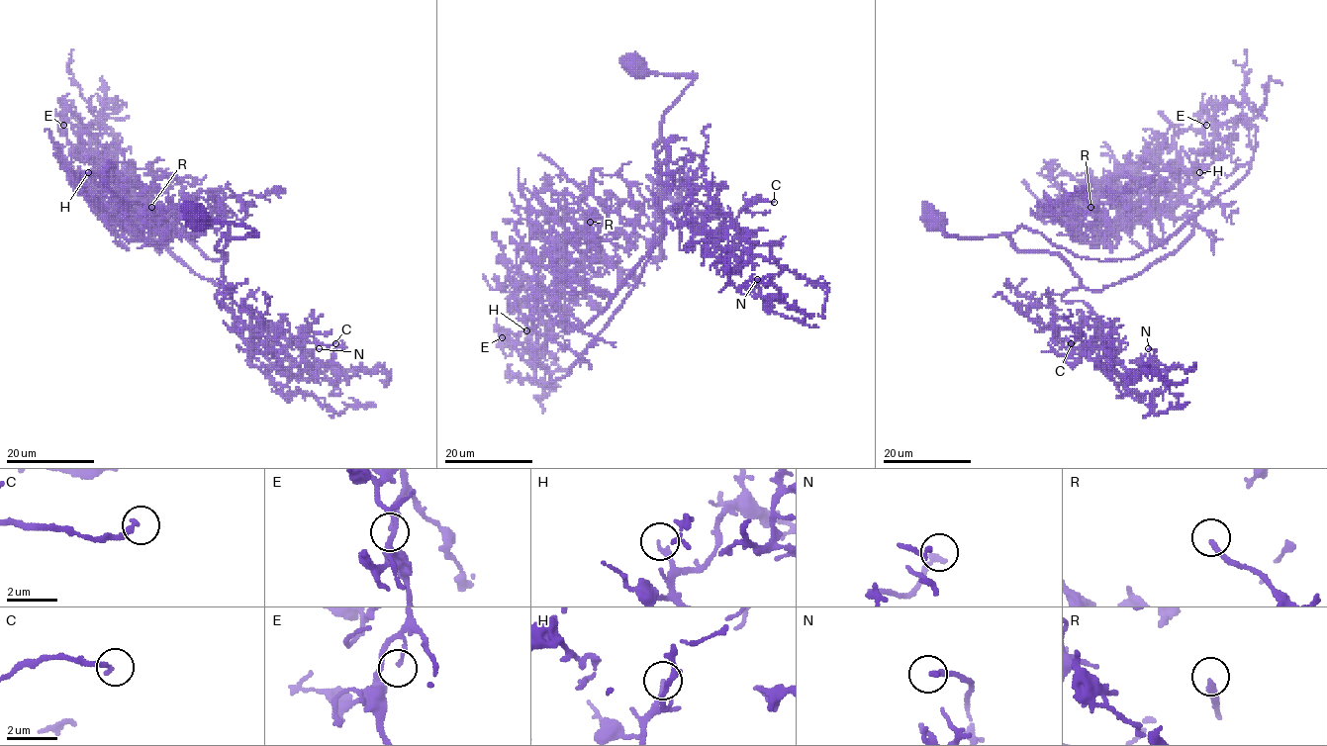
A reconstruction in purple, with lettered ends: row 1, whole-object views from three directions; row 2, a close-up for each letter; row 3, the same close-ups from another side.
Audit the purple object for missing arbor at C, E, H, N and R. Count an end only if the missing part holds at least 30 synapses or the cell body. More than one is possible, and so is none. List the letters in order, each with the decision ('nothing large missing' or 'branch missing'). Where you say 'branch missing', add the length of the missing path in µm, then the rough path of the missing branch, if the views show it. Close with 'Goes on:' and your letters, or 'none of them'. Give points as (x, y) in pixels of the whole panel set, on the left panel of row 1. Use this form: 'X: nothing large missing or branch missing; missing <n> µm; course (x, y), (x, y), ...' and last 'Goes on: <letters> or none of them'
C: nothing large missing
E: nothing large missing
H: branch missing; missing 30 µm; course (88, 172), (88, 163), (76, 157), (70, 146), (63, 147), (49, 125), (54, 122), (54, 105)
N: nothing large missing
R: branch missing; missing 30 µm; course (151, 207), (148, 196), (138, 187), (138, 168), (134, 163), (127, 163), (120, 169), (112, 168)
Goes on: H, R

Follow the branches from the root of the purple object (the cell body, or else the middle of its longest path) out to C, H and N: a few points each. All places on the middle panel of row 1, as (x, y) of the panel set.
C: (634, 65), (694, 75), (654, 147), (657, 205), (654, 193), (673, 229), (691, 201), (730, 219), (774, 202)
H: (634, 65), (694, 75), (654, 147), (664, 233), (587, 325), (565, 322), (554, 290), (554, 309), (526, 330)
N: (634, 65), (694, 75), (654, 147), (660, 215), (686, 250), (746, 229), (783, 269), (757, 279)

